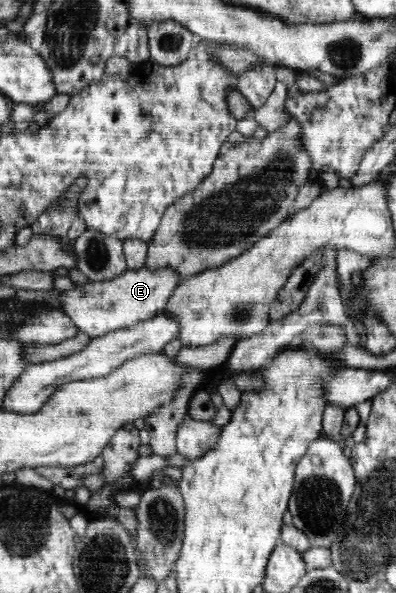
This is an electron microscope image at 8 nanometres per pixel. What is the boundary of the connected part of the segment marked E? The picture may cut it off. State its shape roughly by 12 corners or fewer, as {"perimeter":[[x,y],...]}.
{"perimeter":[[129,268],[59,294],[93,339],[159,316],[182,280]]}

